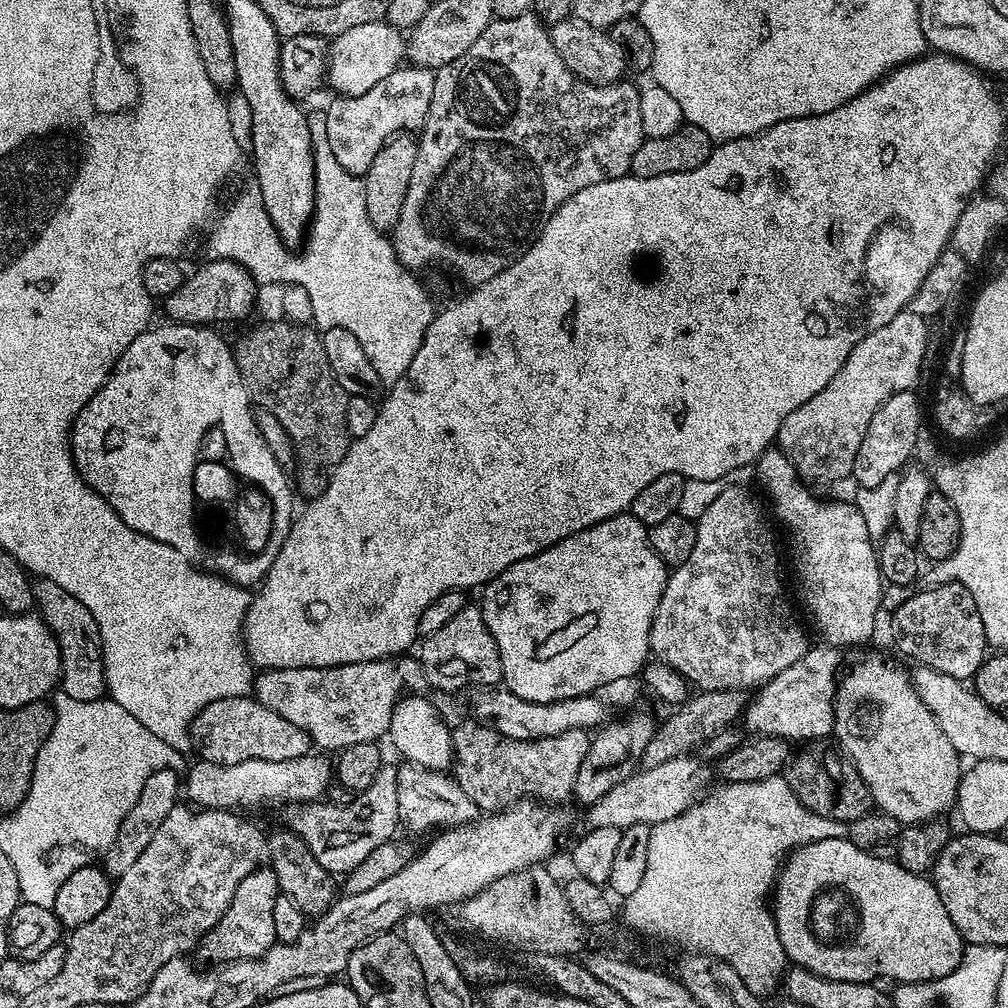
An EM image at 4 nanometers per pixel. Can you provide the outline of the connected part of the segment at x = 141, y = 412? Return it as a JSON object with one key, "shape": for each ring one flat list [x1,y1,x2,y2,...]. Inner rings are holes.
{"shape":[[164,322,161,328,152,326,140,332,138,338,134,338,134,342,130,342,130,346,126,346,126,350,118,358,115,368,106,378,104,385,95,392,90,398,90,402,86,402,86,406,82,406,82,410,77,414,70,433,71,458,80,471,80,477,96,491,96,495,108,505,111,511,118,514,118,518,122,518,122,522,126,526,130,526,130,530,138,532,142,528,145,536,168,544,174,550,178,550,178,554,186,557,193,566,209,574,229,580,232,584,256,586,270,570,274,558,278,558,278,550,286,538,288,529,292,526,294,519,292,488,288,485,289,473,284,471,282,466,275,461,274,454,270,454,270,448,266,446,266,442,255,424,254,408,250,403,248,392,244,389,240,371,236,365,233,345,227,344,216,332,219,331,212,326,177,324,175,322],[215,432,220,435,220,440,224,443,225,448,224,461,216,468,221,482,228,487,228,493,225,496,220,492,199,492,196,489,196,467,200,464,200,451,215,442],[140,504,144,504,144,525,140,525]]}

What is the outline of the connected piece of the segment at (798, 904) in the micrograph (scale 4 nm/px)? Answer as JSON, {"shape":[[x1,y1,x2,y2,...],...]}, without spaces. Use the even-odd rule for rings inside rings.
{"shape":[[825,838,825,840,803,844,800,848,794,849,785,859,780,874,776,877,774,904,775,900,776,913,774,913,774,919,778,930,778,938,782,942,789,961,797,968,805,968,814,974,818,974,823,980,841,980,842,982,858,982,859,984,874,982,874,968,890,968,890,950,896,950,896,940,912,940,912,946,906,948,906,952,914,950,912,966,916,966,920,962,916,958,928,958,928,980,937,980,946,974,950,974,960,965,960,960,964,957,966,942,958,934,954,922,950,922,950,914,946,914,946,906,942,906,942,898,931,879,927,875,918,872,907,872,896,860,874,858,870,854,866,854,866,850,858,850,858,846,851,844,847,838,843,840],[812,896,820,896,820,912,812,912,812,908,816,908,816,900,812,900],[832,900,836,900,836,916,832,916]]}

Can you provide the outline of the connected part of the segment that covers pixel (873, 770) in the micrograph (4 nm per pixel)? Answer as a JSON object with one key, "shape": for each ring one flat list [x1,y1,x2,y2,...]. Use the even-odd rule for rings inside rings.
{"shape":[[890,690,890,698,894,708,886,708,882,720,882,736,866,746,866,762,855,764,862,782,866,784,872,795,872,802,879,802,888,809,889,817,900,821,901,825,922,824,930,820,943,817,947,808,951,809,956,803,956,791,960,785,962,775,962,757,950,746,950,738,942,734,942,726,934,722,934,714,918,698,913,691,903,696,900,690]]}

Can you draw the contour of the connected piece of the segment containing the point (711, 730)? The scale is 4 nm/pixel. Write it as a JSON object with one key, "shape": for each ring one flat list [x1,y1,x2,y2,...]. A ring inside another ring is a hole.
{"shape":[[735,688,714,690,713,692,699,691,692,695,696,696,690,697,665,724,661,723,657,727,656,733,650,738,640,759,639,767,641,769,662,766,662,762,670,762,670,758,689,755,693,749,702,745,719,729,727,729,729,726,735,725,746,707,745,693]]}

